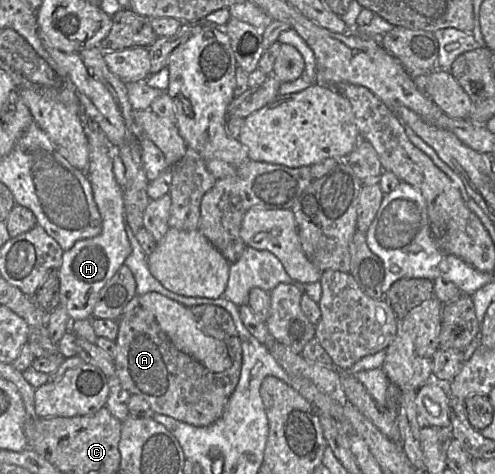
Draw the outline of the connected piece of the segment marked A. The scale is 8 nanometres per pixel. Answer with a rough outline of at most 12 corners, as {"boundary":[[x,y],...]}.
{"boundary":[[139,305],[118,320],[116,381],[153,412],[193,426],[221,418],[238,384],[233,318],[189,309],[225,343],[211,372]]}

